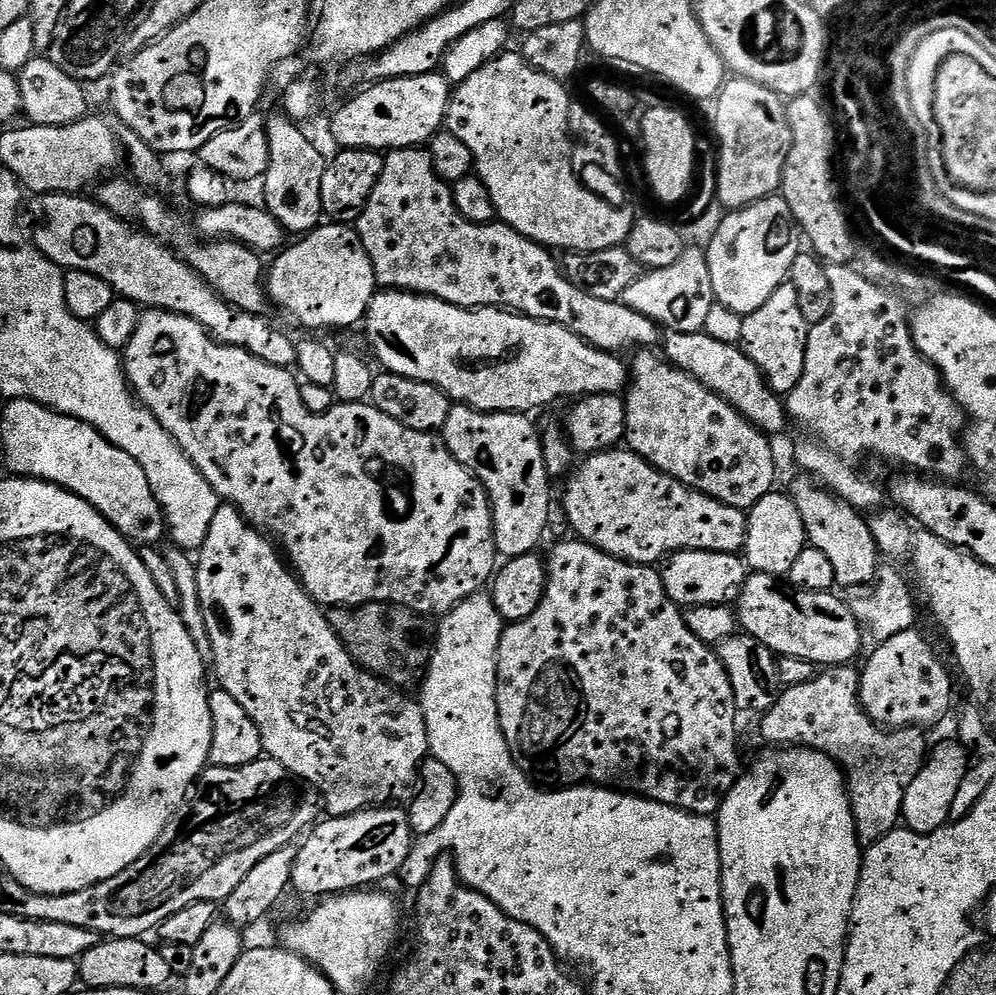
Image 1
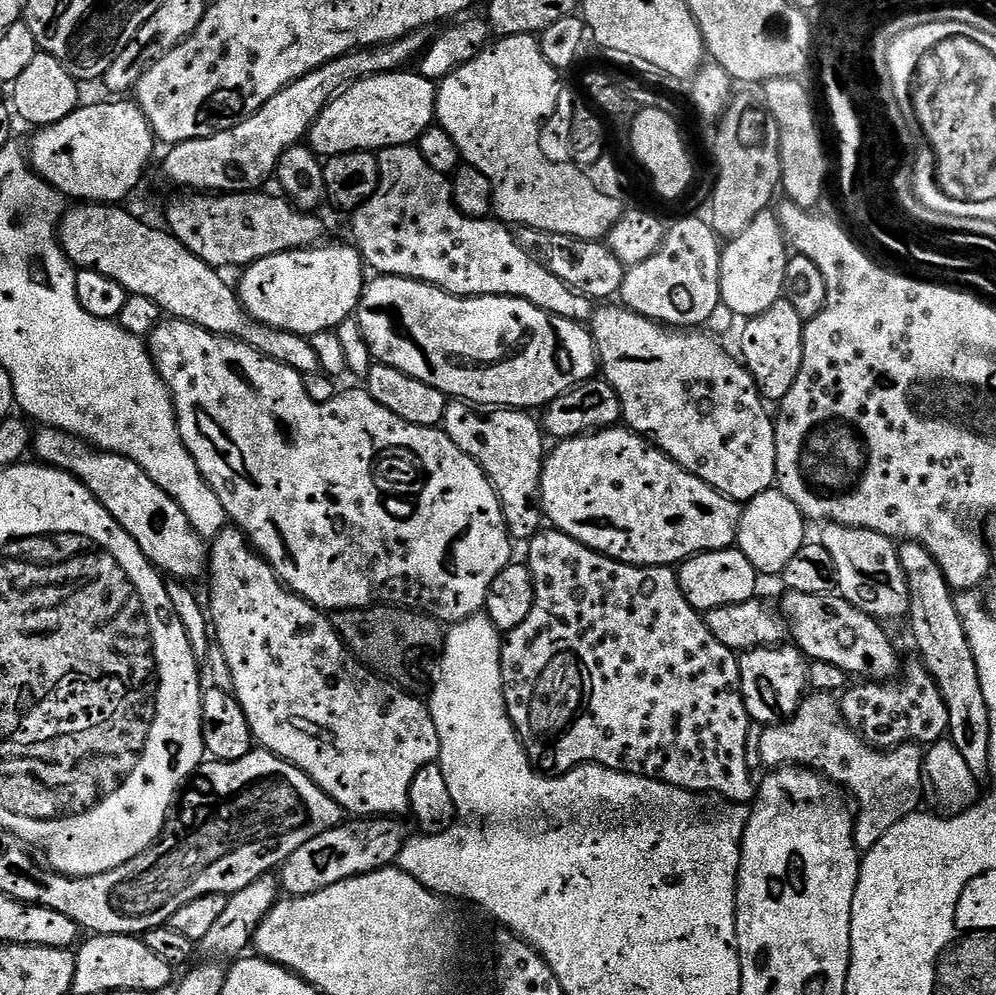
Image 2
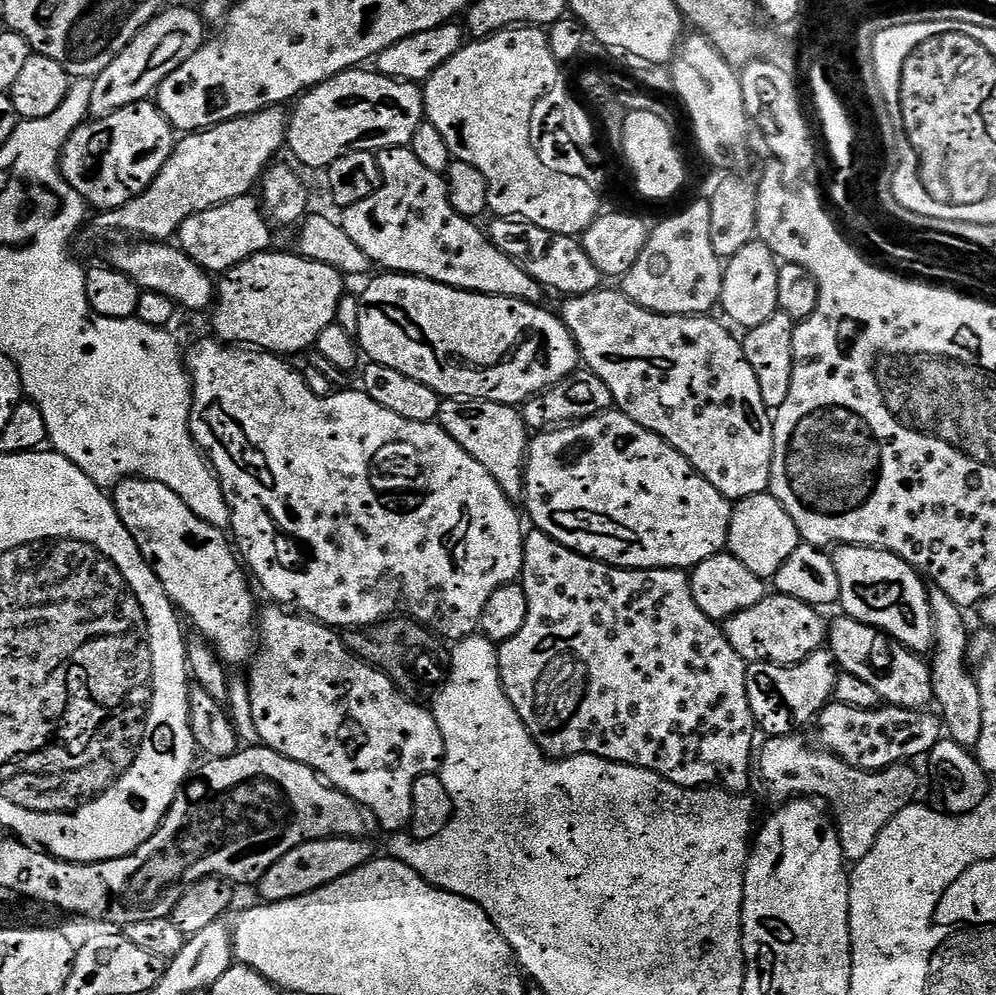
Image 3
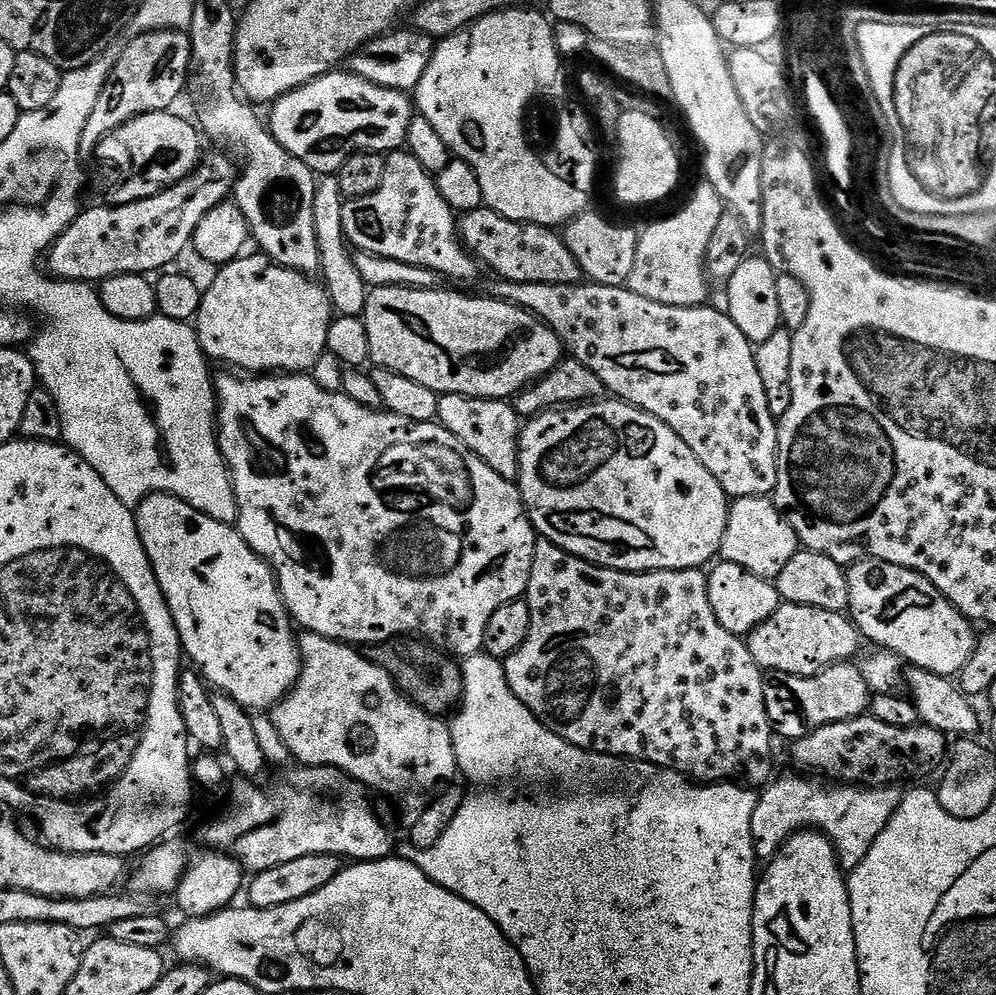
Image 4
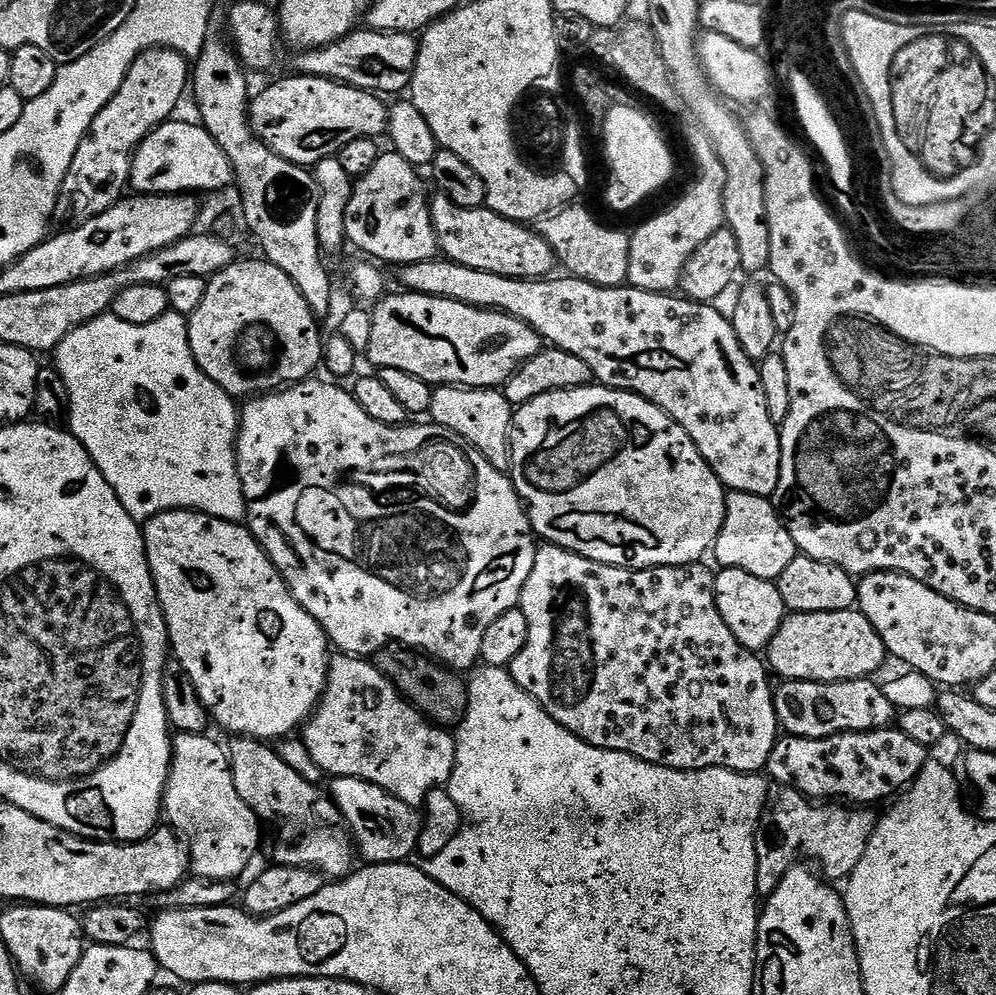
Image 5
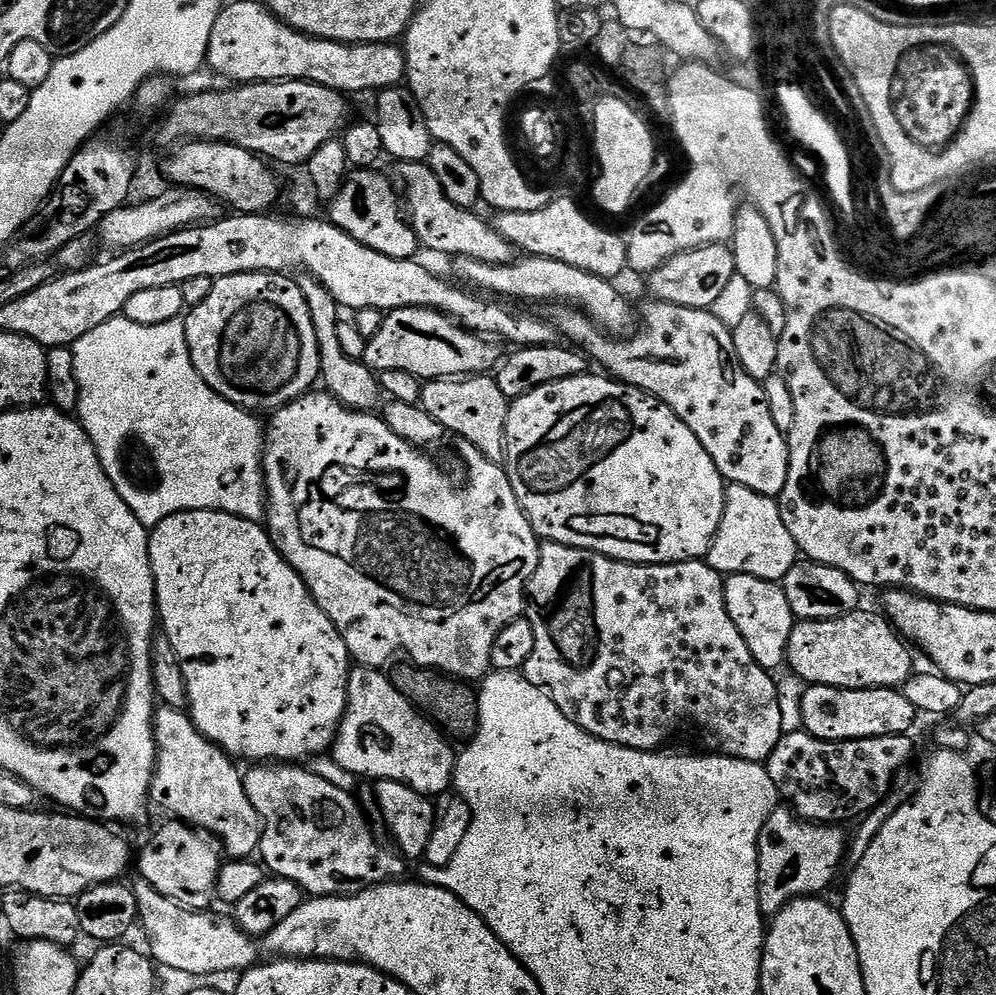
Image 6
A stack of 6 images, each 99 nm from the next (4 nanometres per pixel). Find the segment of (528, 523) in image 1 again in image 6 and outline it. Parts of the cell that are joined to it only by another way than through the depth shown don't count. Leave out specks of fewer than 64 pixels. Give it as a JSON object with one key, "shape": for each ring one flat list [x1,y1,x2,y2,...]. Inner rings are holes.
{"shape":[[491,375,470,376,467,378,449,378,447,380,430,380,425,383,422,398,419,400,421,408,434,418,445,430,445,433,456,435,456,438,470,442,487,460,503,465,506,460,508,439,506,438,506,422,508,421,508,406,510,401,498,390,495,379]]}

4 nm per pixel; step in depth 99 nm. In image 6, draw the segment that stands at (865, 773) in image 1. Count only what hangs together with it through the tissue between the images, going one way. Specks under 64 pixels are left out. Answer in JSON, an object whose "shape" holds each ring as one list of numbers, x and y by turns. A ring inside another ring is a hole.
{"shape":[[778,806,766,818,762,826,762,834,758,842,758,902,765,917,776,916,791,900,799,900,802,896,819,897,836,880,840,872,840,863,846,860,850,843,849,837,844,836,845,829,835,824,817,824,810,820,801,820,791,807]]}

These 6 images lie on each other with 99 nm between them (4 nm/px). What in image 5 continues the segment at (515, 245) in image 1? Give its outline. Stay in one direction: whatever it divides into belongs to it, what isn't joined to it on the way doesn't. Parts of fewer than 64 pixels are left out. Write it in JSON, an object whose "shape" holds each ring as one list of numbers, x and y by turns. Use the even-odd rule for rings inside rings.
{"shape":[[384,150,367,174,355,181,350,206,346,206,346,240,349,245,361,248,368,255,365,257,376,262,385,260,388,264,396,264,395,266,437,259,440,243,432,221,432,204,424,189,424,180,416,172,419,172,417,165,406,162,406,158,402,158,394,150]]}

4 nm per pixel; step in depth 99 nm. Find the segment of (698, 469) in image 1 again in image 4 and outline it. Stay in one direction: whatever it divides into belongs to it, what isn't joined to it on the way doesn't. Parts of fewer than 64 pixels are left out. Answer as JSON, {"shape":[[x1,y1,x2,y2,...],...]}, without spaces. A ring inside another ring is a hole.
{"shape":[[501,279,495,283,491,292,495,299,524,308,552,328,567,355,582,362,582,366,590,366,613,397,666,422,666,426,670,426,670,430,694,450,694,458,718,478,728,497,775,493,778,420,770,414,770,406,766,406,766,390,758,375,754,345,738,326,734,326,727,311,720,309,719,312,709,306,662,306,662,302,650,302,650,298,634,294,627,286,615,288,591,282,547,284]]}

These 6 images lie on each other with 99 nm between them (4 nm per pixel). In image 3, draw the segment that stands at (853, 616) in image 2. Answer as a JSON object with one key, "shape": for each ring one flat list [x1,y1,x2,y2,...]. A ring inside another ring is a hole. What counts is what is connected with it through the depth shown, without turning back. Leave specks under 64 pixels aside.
{"shape":[[852,617,838,618,835,623,831,623,826,638,829,652,845,673,866,682,880,696,881,701,891,707,917,711,933,703,932,671,921,655,909,651,902,644,893,643,891,637,868,624,860,623]]}

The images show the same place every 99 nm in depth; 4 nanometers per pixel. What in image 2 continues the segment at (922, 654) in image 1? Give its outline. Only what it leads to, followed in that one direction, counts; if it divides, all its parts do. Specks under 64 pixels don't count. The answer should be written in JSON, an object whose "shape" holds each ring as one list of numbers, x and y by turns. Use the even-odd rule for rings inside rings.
{"shape":[[905,663,902,671,895,678,883,682,860,682,857,688,849,687,839,697,840,709,844,715,844,721,855,728,863,736,864,741,874,748,896,748,899,744,918,744,932,746,945,739,948,731,948,711,946,702,923,663]]}

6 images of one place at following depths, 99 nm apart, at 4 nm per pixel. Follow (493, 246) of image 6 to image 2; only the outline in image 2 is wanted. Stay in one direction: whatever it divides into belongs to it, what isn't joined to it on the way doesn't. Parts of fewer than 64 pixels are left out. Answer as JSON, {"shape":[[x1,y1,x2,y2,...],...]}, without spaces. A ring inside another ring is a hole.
{"shape":[[520,228,515,237,518,246,522,246,522,250,526,250,526,254,534,258,534,262,550,270,550,274,554,274,554,278,561,280,567,288,587,296,593,302,608,302,611,301,608,300,611,296,619,297,626,265,614,258,607,243,553,232,535,232,532,228]]}

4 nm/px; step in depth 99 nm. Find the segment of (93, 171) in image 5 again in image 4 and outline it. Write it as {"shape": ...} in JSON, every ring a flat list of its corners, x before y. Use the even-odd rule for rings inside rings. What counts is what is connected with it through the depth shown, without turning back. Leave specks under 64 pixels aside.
{"shape":[[167,28,161,32,141,32,115,57,98,102,90,118,86,118,85,137,98,142,107,132,142,114,166,112,184,92,184,83,190,80,192,68,192,38,187,31]]}

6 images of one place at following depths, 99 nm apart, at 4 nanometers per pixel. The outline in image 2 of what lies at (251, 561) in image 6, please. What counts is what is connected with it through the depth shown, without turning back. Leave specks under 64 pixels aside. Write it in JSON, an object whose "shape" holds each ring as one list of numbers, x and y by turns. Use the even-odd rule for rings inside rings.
{"shape":[[45,427,39,431,34,436,35,459,49,468,61,468,63,472,77,476,86,490,90,490,90,494,94,494,94,498,98,498,98,502,110,510,122,530,126,530,126,534,138,542,142,554,146,554,148,561,160,569,165,577,180,582,196,582,199,576,205,575,209,545,203,536,193,530,182,506,178,506,178,502,170,498,170,494,166,494,166,490,162,490,162,486,158,486,158,482,154,482,150,474,142,470,142,466,125,456,93,448,87,440,80,440,69,432]]}

